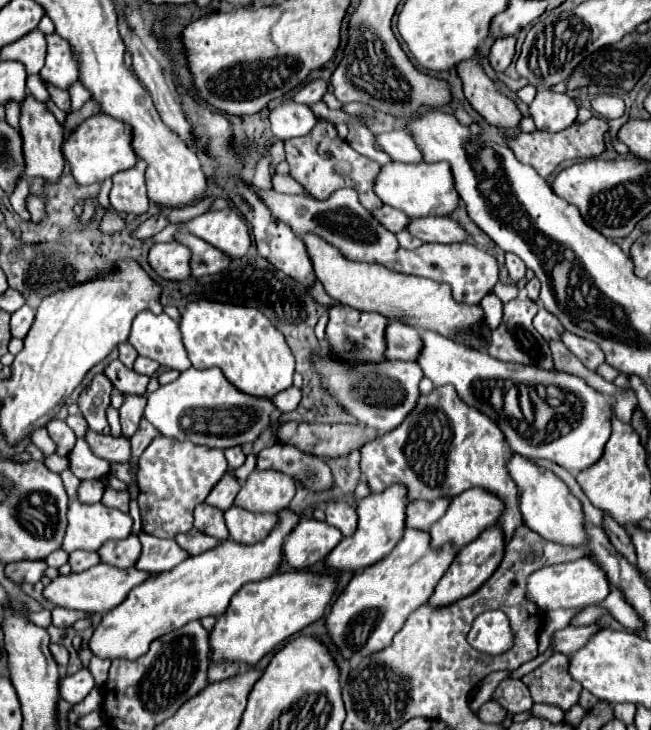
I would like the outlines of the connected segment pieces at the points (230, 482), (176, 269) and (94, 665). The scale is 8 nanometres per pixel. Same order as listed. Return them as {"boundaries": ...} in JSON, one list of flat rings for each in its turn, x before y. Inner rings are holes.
{"boundaries":[[[226,473,218,483,216,487,210,491,210,495,206,497,206,503,212,503,216,507,222,507,222,509,228,509,232,505,232,499,236,497,236,493,240,491,240,481,232,475,232,473]],[[178,241,154,243,148,255,152,269,162,279,174,279,174,281,184,281,190,277,190,259,192,251]],[[92,657,88,669,90,669,90,673,94,675,96,683,106,683,106,679,108,679,108,669,110,669,110,661,100,661,98,657]]]}

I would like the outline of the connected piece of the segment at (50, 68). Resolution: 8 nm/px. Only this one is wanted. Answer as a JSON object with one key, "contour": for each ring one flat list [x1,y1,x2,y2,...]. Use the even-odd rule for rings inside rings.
{"contour":[[56,33,46,35,46,43,48,43,48,55,40,71,40,77,60,89,68,89,70,83,78,79,76,61,72,59,70,45]]}

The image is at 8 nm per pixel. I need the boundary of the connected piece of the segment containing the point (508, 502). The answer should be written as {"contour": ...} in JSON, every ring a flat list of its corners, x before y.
{"contour":[[444,385,440,389,436,387,430,395,422,395,416,409,402,425,398,425,398,429,378,435,376,441,370,441,360,449,360,471,372,493,382,493,392,485,404,485,408,491,408,503,456,497,472,487,486,489,504,503,504,511,498,517,496,527,500,527,504,545,508,545,516,529,524,525,518,511,516,483,504,469,508,453,512,451,508,449,500,429,496,429,496,423,464,405,452,385]]}

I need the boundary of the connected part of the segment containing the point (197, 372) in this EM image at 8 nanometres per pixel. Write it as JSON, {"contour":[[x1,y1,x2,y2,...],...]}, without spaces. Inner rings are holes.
{"contour":[[186,369,180,377,148,395,144,417,166,437,192,441,196,445,210,445,228,449,234,445,252,443,272,423,276,405,270,397,254,397,236,389,220,369]]}

